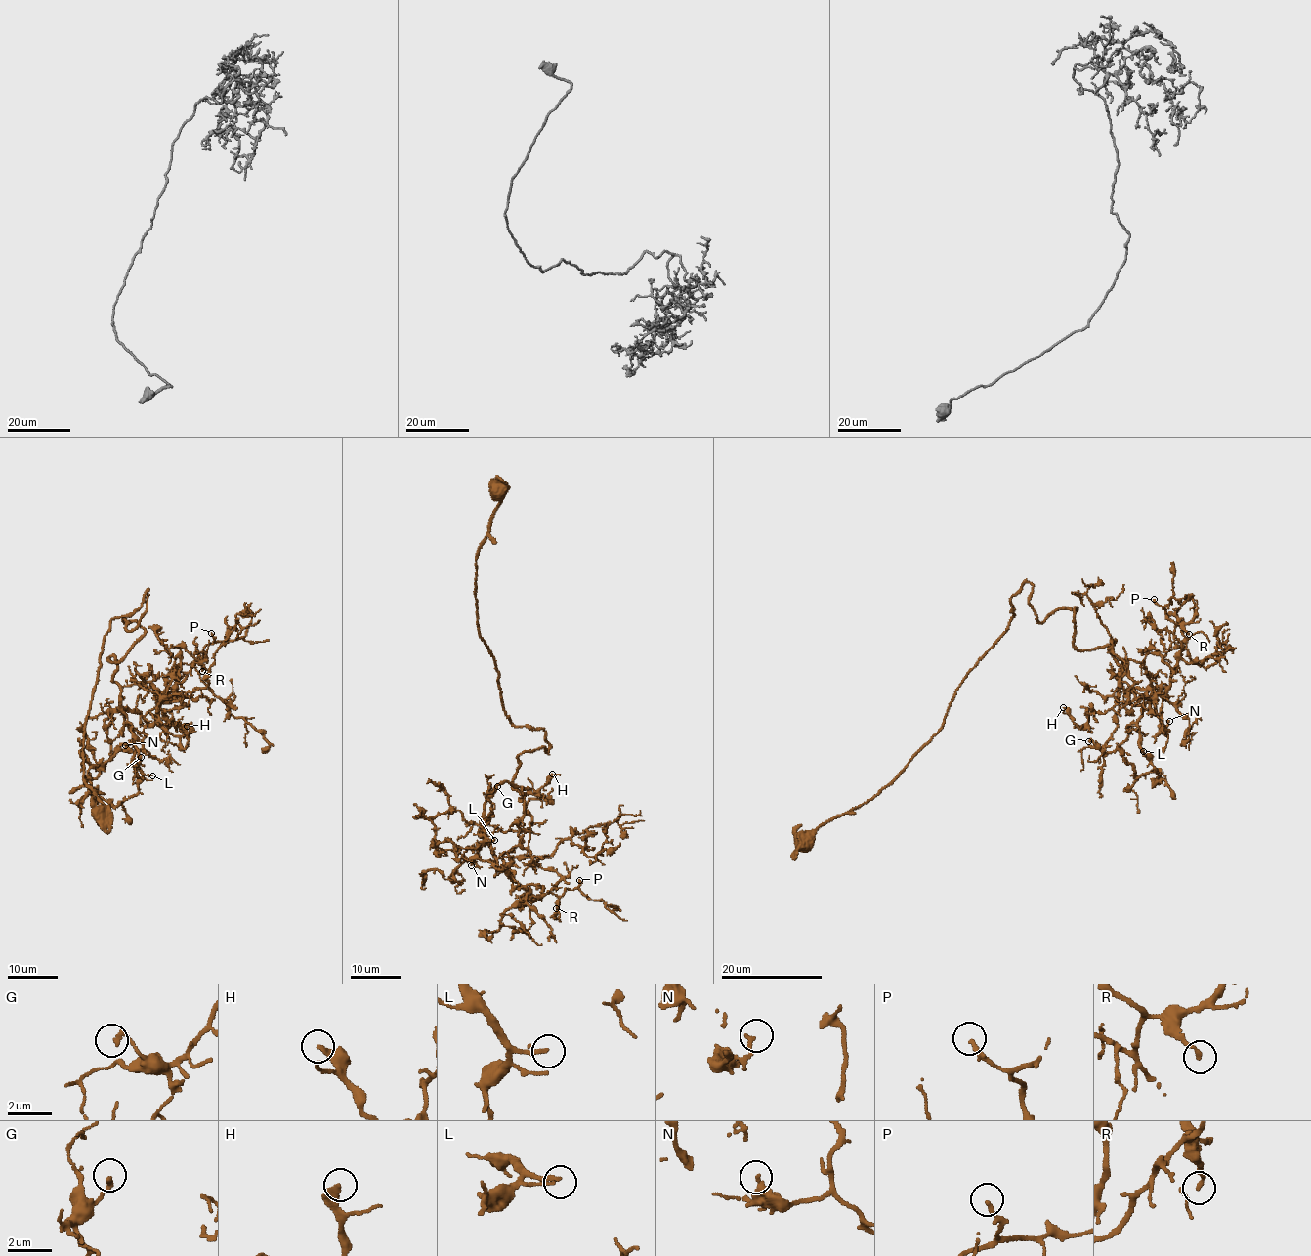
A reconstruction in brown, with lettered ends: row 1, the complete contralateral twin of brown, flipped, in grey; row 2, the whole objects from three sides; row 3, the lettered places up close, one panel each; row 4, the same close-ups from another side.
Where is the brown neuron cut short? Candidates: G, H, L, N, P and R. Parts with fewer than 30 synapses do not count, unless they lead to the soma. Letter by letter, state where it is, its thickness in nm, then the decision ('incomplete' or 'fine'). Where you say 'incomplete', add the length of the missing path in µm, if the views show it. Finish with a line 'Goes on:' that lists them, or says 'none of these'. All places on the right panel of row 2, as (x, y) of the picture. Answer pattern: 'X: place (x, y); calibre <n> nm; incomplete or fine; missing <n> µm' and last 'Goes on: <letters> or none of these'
G: place (1088, 741); calibre 200 nm; fine
H: place (1063, 707); calibre 300 nm; fine
L: place (1143, 751); calibre 200 nm; incomplete; missing 30 µm
N: place (1169, 721); calibre 140 nm; fine
P: place (1154, 599); calibre 180 nm; fine
R: place (1189, 634); calibre 190 nm; fine
Goes on: L

